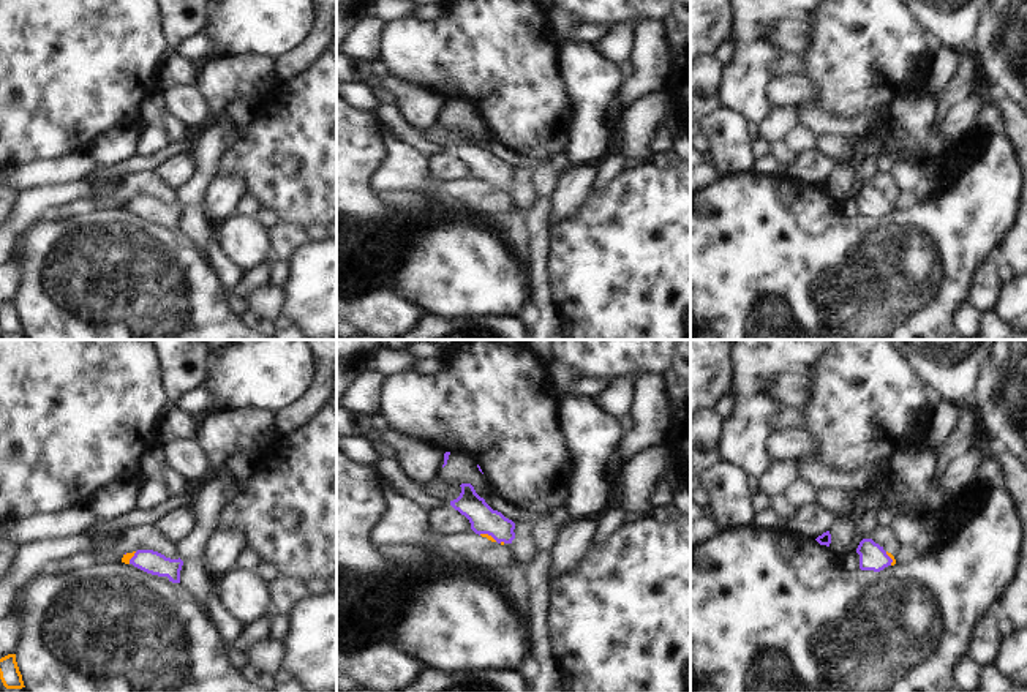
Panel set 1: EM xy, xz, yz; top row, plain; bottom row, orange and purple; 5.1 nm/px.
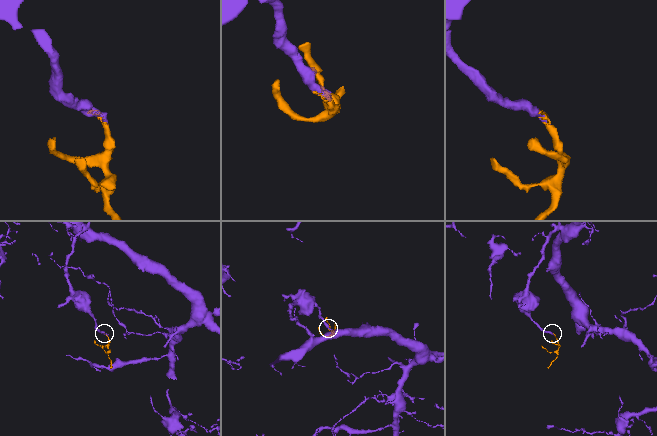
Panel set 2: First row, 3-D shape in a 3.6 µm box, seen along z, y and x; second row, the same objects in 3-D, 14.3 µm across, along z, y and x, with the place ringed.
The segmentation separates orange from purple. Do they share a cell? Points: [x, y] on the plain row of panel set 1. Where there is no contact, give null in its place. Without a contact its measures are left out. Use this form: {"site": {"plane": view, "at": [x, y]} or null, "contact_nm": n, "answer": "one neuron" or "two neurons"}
{"site": {"plane": "xz", "at": [487, 180]}, "contact_nm": 100, "answer": "one neuron"}

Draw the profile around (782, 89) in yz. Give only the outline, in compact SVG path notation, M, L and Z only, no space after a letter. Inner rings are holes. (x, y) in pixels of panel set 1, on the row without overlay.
M779 74L766 81L765 98L771 107L796 101L806 104L815 90L801 74Z

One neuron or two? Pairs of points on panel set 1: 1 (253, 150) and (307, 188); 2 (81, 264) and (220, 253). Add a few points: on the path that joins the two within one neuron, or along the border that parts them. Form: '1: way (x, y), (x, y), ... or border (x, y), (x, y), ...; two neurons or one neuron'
1: way (266, 158), (270, 158), (294, 182); one neuron
2: border (207, 253), (226, 288); two neurons

